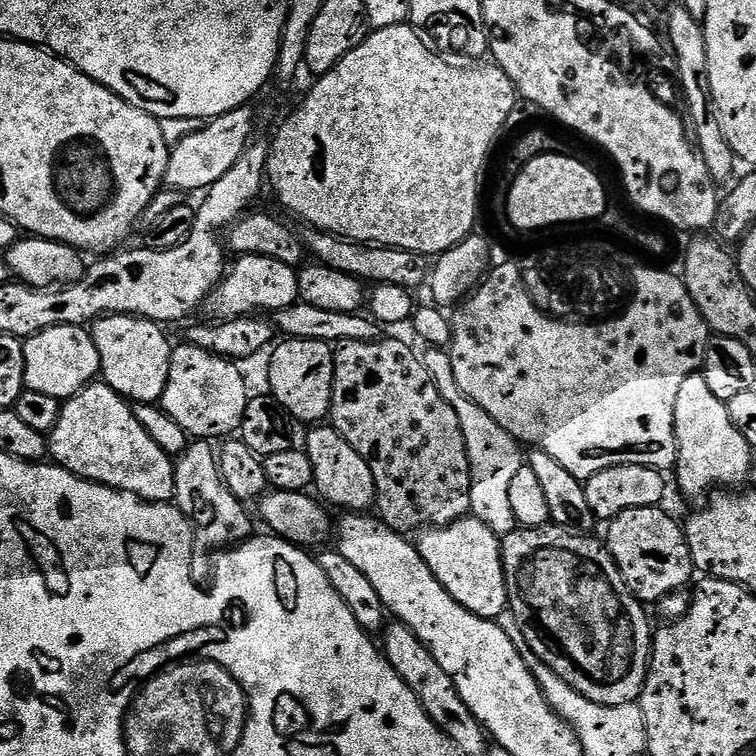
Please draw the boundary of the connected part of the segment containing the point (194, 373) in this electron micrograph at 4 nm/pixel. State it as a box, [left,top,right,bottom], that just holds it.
[161,342,250,440]

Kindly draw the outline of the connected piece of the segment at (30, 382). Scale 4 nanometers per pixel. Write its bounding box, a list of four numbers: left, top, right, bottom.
[24,326,100,401]

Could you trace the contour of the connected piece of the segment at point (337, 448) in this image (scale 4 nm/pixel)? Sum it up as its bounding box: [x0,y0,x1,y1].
[306,427,376,514]

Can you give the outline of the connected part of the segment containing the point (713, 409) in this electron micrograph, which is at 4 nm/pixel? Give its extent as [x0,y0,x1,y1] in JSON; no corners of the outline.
[674,374,754,496]

